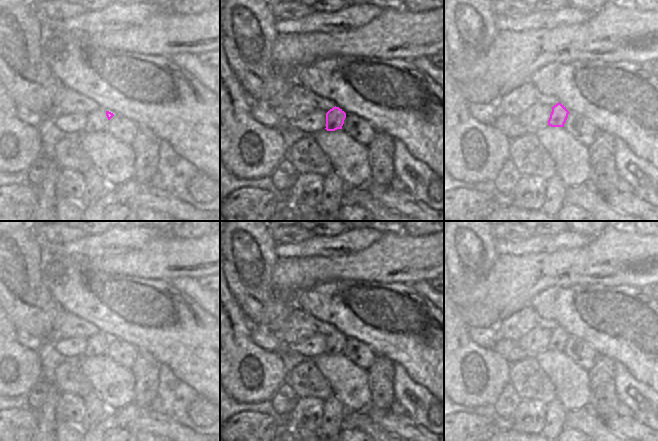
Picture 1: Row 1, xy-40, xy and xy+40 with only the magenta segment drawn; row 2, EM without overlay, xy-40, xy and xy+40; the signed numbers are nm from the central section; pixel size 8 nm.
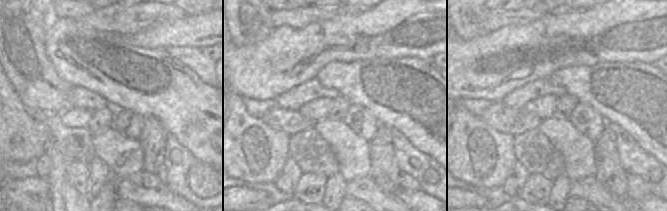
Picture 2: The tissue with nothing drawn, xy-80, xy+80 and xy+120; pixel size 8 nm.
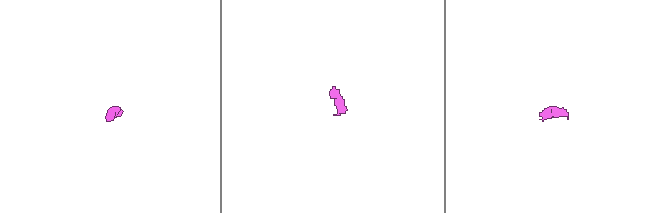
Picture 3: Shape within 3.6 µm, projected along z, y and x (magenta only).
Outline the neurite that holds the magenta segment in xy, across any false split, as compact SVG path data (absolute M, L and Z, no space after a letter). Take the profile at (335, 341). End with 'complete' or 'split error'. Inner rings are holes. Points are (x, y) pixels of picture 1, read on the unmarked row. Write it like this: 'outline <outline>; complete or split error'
outline M333 331L326 337L326 354L335 355L337 353L342 353L344 344L346 342L346 337L339 331Z; complete

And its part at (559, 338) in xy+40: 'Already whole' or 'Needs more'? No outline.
Already whole

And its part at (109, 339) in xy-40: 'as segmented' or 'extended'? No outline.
extended

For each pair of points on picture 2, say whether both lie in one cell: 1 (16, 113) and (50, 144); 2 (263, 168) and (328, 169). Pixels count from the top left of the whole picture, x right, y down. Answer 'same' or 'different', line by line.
1: different
2: same

